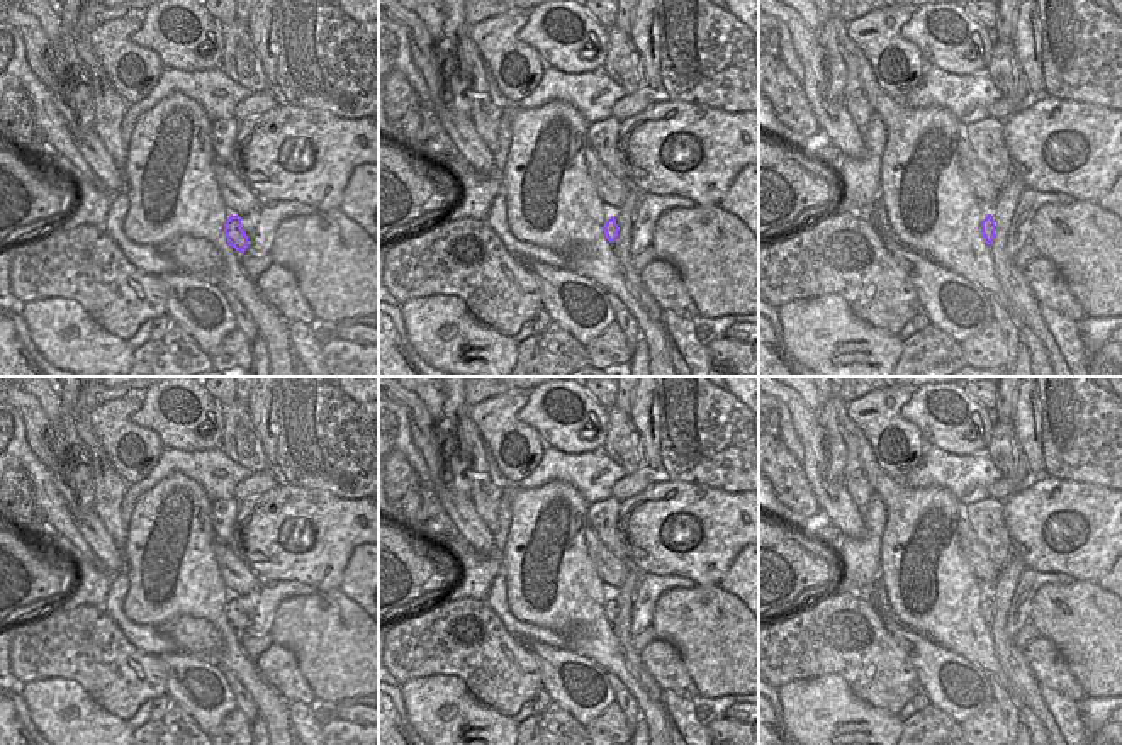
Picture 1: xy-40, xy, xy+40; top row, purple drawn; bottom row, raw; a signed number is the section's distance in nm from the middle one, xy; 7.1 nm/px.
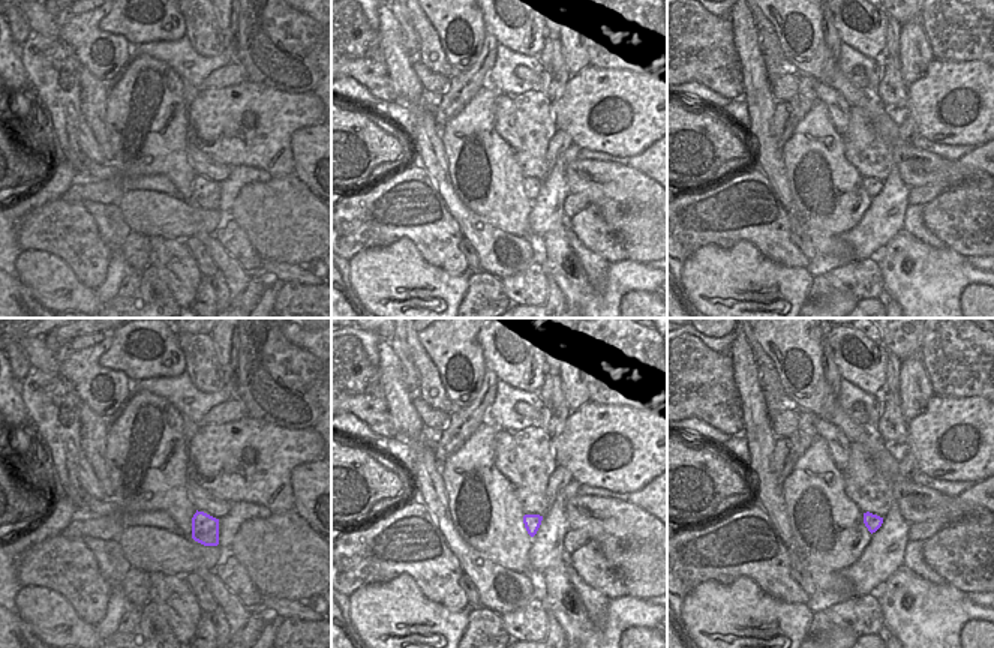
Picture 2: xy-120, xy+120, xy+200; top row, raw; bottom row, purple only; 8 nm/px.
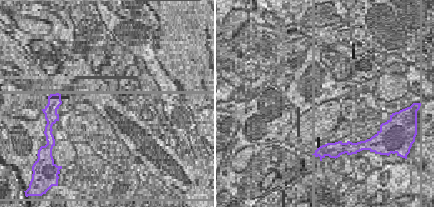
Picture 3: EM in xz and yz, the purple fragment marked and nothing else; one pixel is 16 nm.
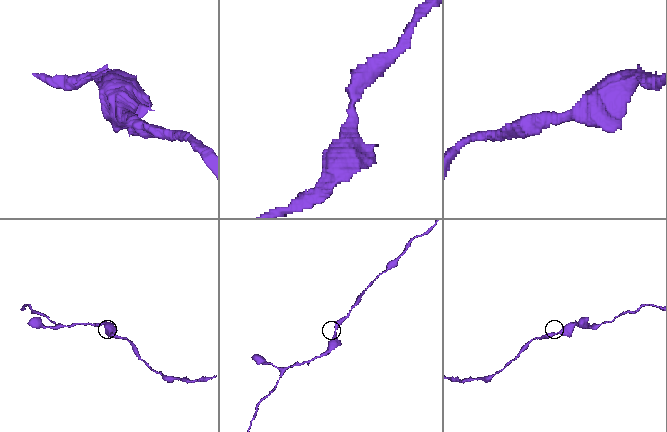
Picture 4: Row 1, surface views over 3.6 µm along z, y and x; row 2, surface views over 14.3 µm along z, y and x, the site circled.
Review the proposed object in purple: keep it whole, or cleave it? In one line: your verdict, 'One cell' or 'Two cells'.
One cell

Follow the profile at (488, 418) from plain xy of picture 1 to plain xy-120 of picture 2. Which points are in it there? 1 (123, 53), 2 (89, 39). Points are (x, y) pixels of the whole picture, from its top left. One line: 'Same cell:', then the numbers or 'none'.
Same cell: 1, 2

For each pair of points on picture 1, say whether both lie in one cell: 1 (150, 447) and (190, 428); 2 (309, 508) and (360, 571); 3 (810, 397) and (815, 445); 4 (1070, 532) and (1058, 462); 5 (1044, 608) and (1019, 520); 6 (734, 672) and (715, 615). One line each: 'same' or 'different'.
1: different
2: different
3: different
4: different
5: different
6: same

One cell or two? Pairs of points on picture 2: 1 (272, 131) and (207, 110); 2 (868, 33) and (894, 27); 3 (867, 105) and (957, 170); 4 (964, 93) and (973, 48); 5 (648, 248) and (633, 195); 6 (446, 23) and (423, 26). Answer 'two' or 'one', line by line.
1: one
2: two
3: one
4: two
5: one
6: two

